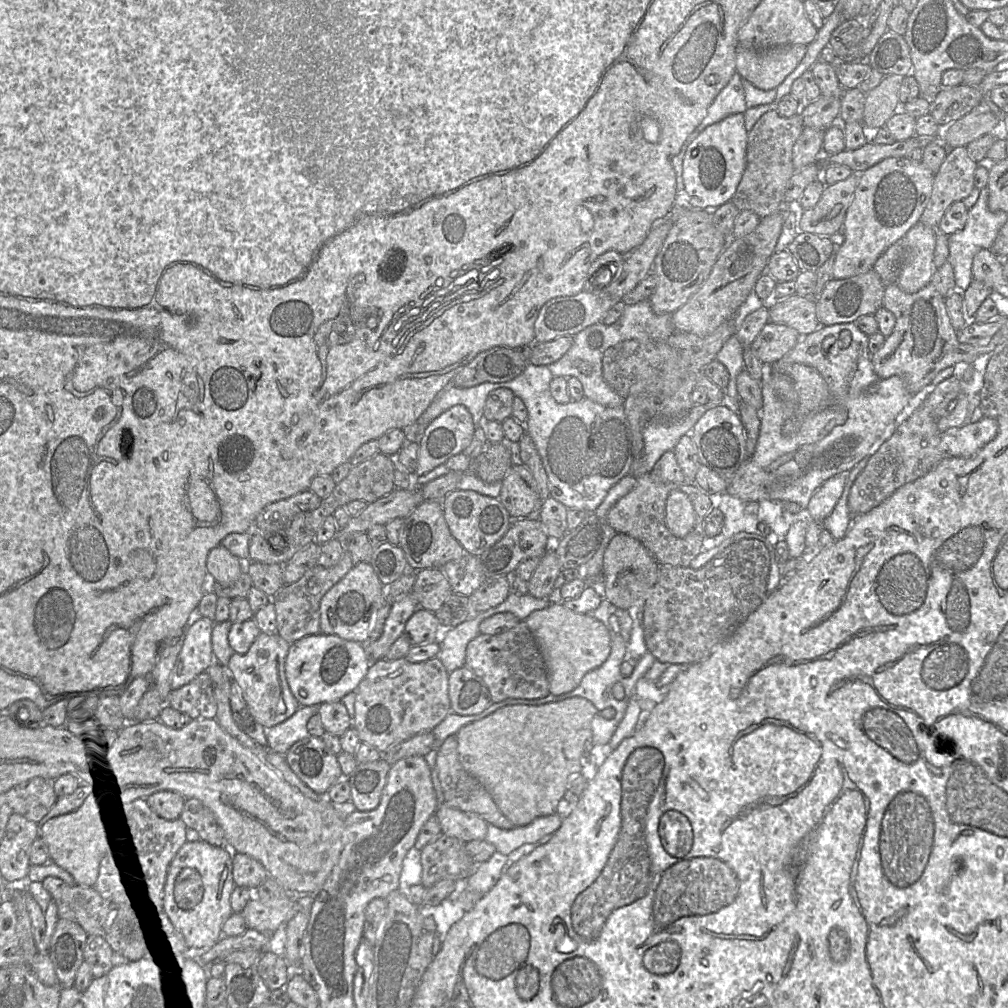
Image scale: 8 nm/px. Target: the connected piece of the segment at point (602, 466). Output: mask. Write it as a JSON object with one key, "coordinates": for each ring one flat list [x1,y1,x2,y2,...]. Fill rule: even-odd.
{"coordinates":[[529,363,518,377,509,382,498,383,498,387,511,390,526,405,528,419,524,426,545,468,550,497,568,509,594,512,609,490,623,477,631,474,636,478,651,473,662,455,673,451,679,440,690,434,698,420,708,410,718,406,709,401,694,406,682,419,653,419,643,431,644,456,639,461,634,461,632,435,624,406,606,407,586,397,560,404,550,391,553,378,547,366]]}

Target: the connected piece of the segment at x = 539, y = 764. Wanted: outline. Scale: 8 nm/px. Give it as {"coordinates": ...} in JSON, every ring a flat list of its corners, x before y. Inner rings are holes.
{"coordinates":[[583,697,542,705,509,705,469,723,455,734,460,762,493,797,499,810,516,826,556,813,569,781,580,774,593,748,592,719,595,706]]}

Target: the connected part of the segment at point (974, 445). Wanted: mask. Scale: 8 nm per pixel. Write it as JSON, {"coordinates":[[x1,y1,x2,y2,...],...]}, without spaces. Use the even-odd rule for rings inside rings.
{"coordinates":[[984,416,977,422,941,433,942,448,946,456,971,457,994,439,997,433,997,419]]}

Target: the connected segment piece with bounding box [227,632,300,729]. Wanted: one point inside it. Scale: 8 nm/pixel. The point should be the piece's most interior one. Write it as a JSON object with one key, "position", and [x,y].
{"position":[259,673]}

